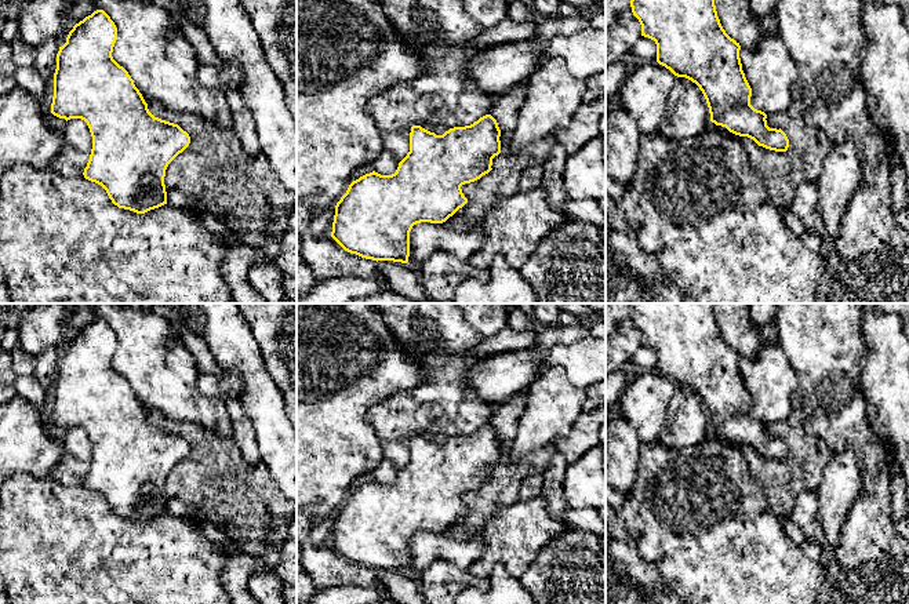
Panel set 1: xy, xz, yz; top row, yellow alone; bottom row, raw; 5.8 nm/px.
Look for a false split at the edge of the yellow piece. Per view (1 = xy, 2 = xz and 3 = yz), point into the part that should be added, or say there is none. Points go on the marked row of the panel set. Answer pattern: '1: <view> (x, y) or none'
1: none
2: none
3: none

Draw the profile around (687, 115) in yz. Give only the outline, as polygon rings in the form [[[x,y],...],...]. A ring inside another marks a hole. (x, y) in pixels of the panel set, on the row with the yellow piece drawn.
[[[676,76],[658,134],[679,141],[698,137],[709,124],[709,108],[699,87],[686,77]]]

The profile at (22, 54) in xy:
[[[18,36],[10,43],[12,50],[12,62],[15,68],[33,66],[37,50],[23,43]]]

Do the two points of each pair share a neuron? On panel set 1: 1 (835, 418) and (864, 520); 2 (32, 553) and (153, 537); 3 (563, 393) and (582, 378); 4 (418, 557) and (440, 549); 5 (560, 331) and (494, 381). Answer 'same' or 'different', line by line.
1: same
2: same
3: different
4: same
5: same

